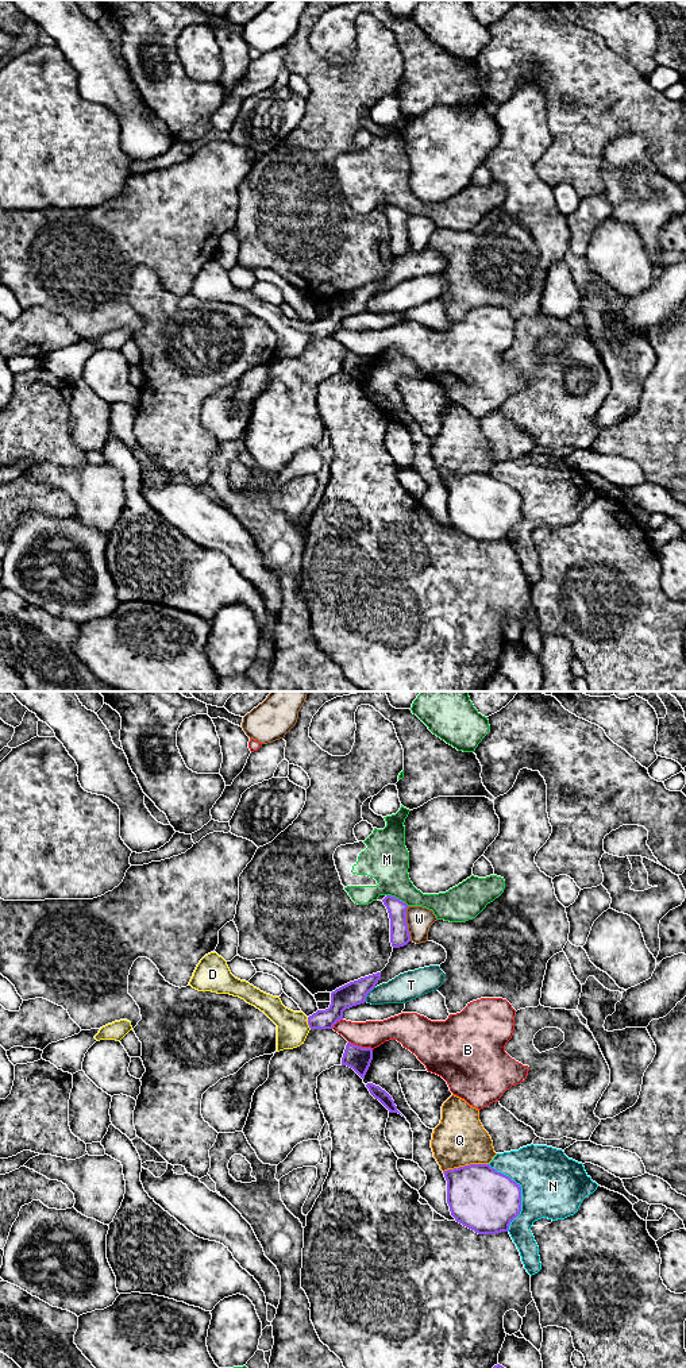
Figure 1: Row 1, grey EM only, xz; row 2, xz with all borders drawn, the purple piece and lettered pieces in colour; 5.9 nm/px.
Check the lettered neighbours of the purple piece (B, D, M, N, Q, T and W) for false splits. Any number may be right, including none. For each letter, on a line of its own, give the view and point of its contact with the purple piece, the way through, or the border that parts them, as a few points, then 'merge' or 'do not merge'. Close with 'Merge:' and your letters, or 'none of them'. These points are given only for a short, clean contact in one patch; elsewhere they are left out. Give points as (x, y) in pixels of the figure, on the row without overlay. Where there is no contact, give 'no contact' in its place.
B: xz (361, 355) | along xz (349, 350), (372, 358) | do not merge
D: xz (308, 331) | across xz (342, 307), (324, 327), (308, 331), (292, 335) | merge
M: xz (397, 207) | do not merge
N: xz (520, 501) | do not merge
Q: xz (465, 474) | do not merge
T: xz (367, 301) | do not merge
W: xz (407, 232) | do not merge
Merge: D

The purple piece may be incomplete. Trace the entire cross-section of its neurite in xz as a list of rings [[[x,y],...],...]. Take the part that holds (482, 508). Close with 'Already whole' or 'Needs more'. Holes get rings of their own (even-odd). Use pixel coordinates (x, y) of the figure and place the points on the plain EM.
[[[470,473],[443,481],[447,512],[456,531],[478,543],[508,540],[521,520],[521,496],[489,473]]]. Already whole

